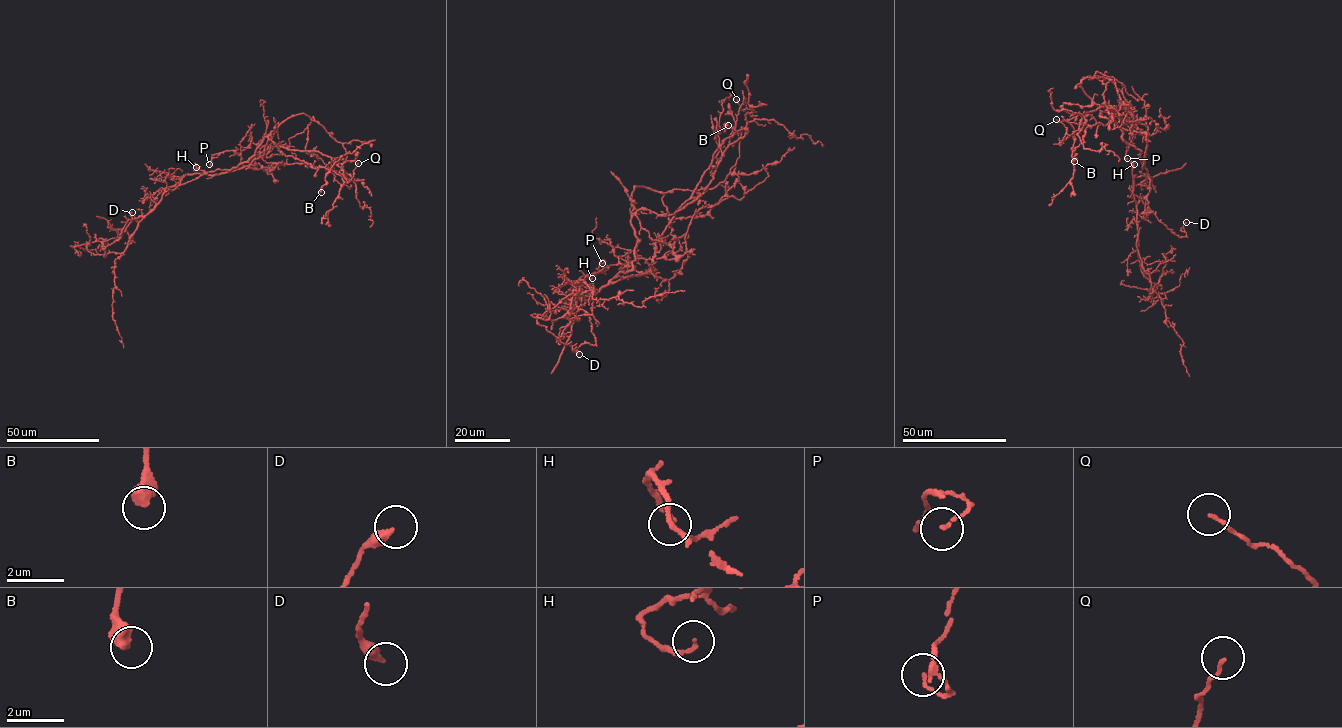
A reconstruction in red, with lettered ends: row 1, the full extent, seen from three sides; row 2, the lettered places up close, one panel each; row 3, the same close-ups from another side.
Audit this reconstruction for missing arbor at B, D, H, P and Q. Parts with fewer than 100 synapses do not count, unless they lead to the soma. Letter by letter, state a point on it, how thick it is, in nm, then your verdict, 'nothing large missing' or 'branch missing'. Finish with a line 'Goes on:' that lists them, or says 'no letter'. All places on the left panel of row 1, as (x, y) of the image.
B: (321, 192) | 500 nm | nothing large missing
D: (132, 212) | 320 nm | nothing large missing
H: (196, 167) | 150 nm | nothing large missing
P: (209, 164) | 110 nm | nothing large missing
Q: (358, 163) | 110 nm | nothing large missing
Goes on: no letter

